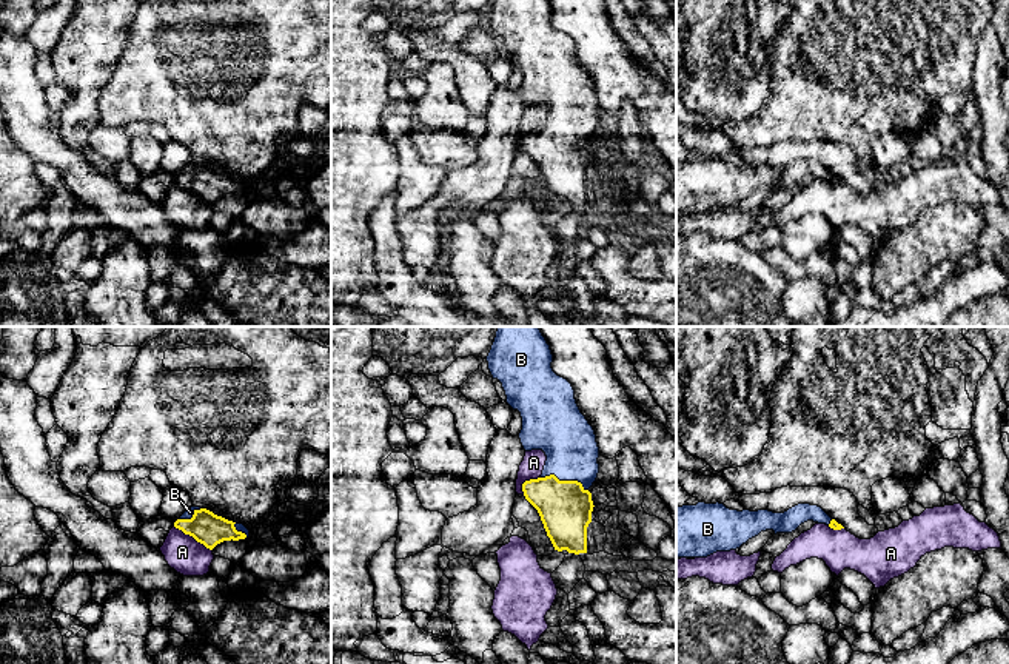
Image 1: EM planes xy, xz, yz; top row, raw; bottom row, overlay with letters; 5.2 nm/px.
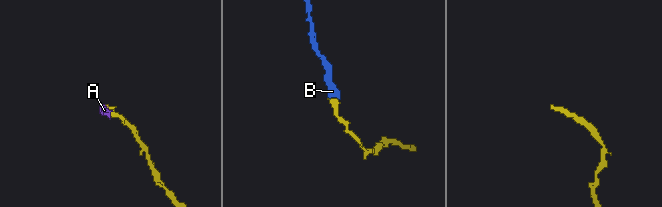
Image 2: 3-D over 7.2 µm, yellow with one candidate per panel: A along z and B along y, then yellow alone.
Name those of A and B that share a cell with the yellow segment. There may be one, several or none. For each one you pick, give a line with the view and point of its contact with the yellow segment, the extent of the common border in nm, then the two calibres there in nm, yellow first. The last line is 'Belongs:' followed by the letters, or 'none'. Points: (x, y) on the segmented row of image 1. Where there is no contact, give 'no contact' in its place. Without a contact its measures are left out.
B: xz (564, 481) | 260 nm | 280/280 nm
Belongs: B

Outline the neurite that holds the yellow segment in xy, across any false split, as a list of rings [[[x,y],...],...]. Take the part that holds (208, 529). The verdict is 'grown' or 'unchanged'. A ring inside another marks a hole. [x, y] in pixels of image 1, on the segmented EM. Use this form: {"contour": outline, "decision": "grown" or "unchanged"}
{"contour": [[[200,507],[188,508],[174,522],[174,527],[182,530],[185,535],[193,536],[210,550],[223,541],[250,538],[250,530],[243,524],[228,521]]], "decision": "grown"}

